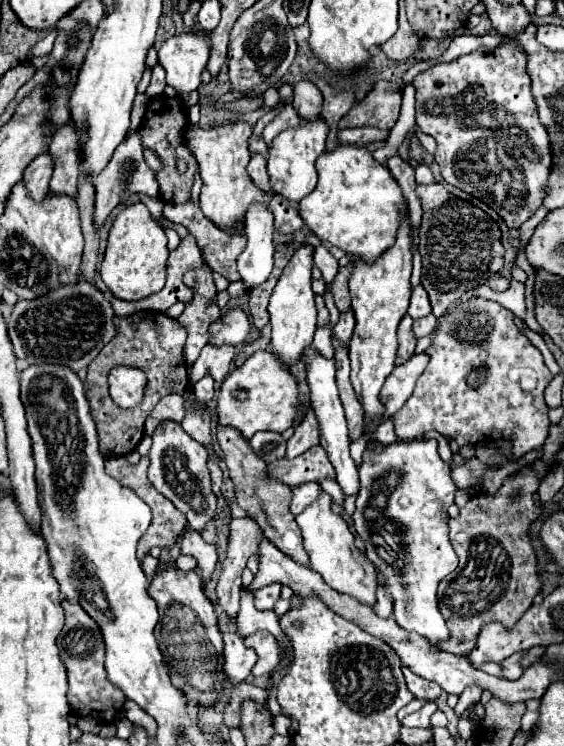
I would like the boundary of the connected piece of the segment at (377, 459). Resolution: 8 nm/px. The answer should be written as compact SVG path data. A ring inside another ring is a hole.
M415 439L385 445L381 451L365 449L359 465L359 479L363 475L363 491L357 495L357 509L353 513L353 527L367 545L367 557L381 571L387 593L393 597L393 617L399 627L415 631L435 641L445 641L449 629L437 607L437 587L445 575L455 571L457 555L449 543L449 505L453 505L457 487L449 475L449 465L441 461L435 439ZM377 509L379 515L393 521L401 533L403 545L403 567L385 563L371 541L367 511Z

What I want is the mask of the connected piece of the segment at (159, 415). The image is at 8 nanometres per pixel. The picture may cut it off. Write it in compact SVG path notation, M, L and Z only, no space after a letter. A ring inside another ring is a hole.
M181 395L163 397L163 401L159 401L155 405L153 413L147 417L147 421L145 421L145 433L153 435L157 425L163 423L163 421L169 421L169 419L181 423L183 415L185 415L185 409L183 409L183 397Z

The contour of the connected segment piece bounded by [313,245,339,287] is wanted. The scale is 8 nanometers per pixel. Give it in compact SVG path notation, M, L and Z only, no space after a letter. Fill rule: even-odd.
M319 245L315 247L315 265L321 269L323 273L323 281L325 281L325 287L329 287L339 271L339 265L337 265L337 259L329 253L329 249L325 245Z

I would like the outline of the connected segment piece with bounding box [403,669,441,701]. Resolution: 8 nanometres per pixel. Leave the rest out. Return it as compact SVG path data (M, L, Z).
M403 669L405 681L407 681L407 689L411 691L411 695L415 699L425 699L425 701L433 701L439 697L441 689L439 685L435 685L433 681L423 681L421 677L415 677L409 669Z

